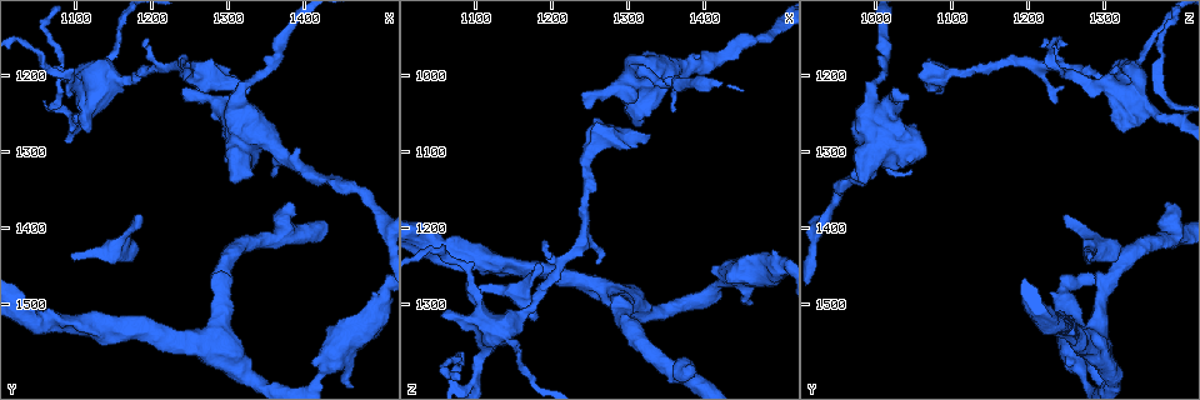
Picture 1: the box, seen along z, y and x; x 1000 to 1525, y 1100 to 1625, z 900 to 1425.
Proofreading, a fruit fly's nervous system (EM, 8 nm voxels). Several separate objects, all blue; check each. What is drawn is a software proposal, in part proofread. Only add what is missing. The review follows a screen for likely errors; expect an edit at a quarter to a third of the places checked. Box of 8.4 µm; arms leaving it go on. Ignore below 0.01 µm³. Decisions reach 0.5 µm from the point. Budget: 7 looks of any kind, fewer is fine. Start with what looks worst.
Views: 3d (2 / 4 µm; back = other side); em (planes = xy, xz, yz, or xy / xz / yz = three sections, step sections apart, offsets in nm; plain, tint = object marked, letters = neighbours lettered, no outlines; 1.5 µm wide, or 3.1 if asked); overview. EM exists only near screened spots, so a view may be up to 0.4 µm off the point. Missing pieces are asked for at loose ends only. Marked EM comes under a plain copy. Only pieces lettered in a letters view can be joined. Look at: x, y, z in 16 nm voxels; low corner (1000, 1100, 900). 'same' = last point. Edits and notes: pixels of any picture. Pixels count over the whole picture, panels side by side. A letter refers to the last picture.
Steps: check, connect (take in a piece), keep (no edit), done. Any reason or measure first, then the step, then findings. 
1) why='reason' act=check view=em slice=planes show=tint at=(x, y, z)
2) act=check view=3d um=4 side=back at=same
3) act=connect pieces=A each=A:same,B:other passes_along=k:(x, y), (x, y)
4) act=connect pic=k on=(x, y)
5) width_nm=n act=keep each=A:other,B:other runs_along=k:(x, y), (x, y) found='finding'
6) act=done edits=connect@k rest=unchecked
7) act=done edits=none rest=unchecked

why='free end' act=check view=3d um=4 at=(1180, 1435, 1315)

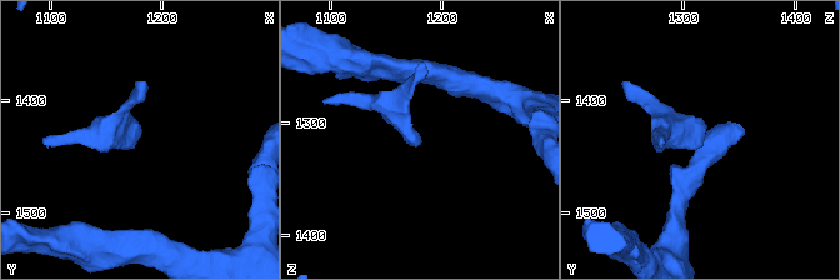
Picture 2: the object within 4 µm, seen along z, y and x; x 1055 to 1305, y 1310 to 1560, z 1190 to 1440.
why='need the tissue' act=check view=em slice=xy step=8 show=tint at=(1178, 1432, 1318)

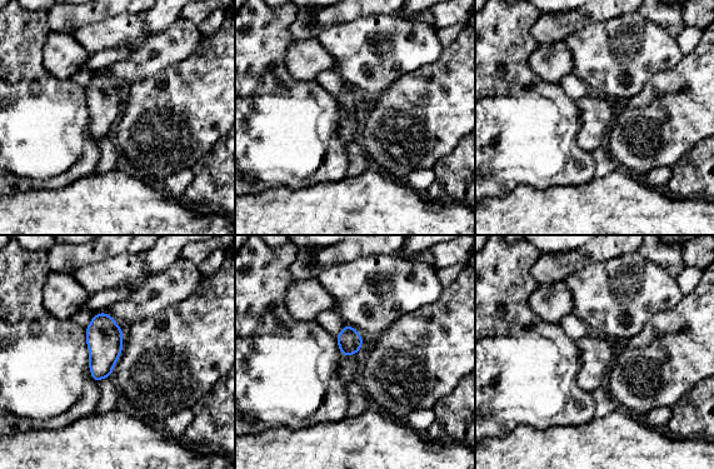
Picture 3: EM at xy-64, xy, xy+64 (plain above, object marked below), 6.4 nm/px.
act=check view=em slice=planes show=letters at=same

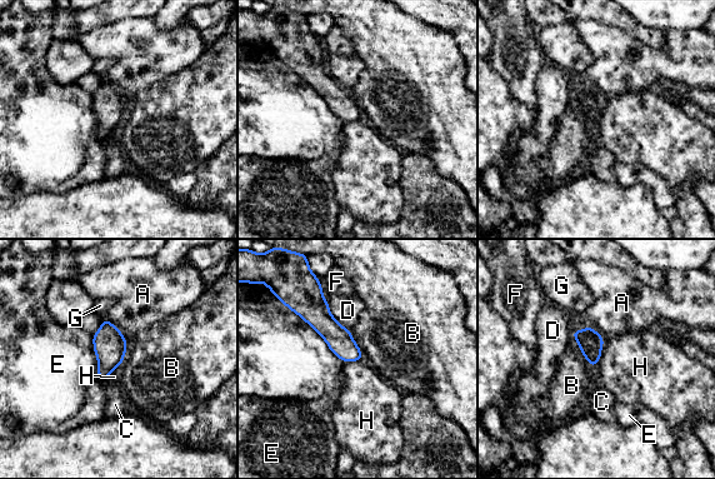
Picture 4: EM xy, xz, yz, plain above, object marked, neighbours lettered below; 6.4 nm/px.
act=keep each=A:other,B:other,C:other,D:other,E:other,F:other,G:other,H:other border=4:(605, 339), (601, 357), (594, 367) found='no lettered piece goes on from it'

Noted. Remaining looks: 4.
why='branch stops here' act=check view=3d um=2 at=(1360, 1325, 1045)

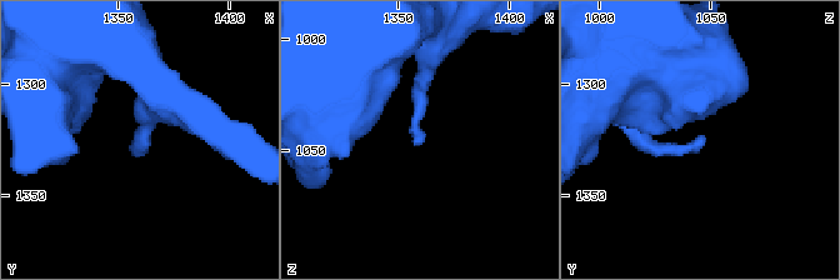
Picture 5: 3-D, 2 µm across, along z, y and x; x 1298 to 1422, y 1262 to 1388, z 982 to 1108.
why='need the tissue' act=check view=em slice=planes show=letters at=(1359, 1323, 1045)

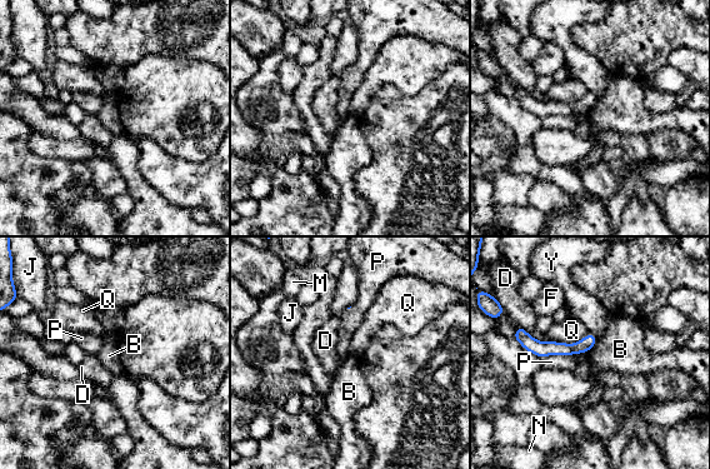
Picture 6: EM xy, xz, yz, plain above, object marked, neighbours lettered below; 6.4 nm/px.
longest_contact=Q:240nm act=keep each=B:other,D:other,F:other,J:other,M:other,N:other,P:other,Q:other,Y:other runs_along=6:(518, 335), (538, 348), (593, 339) found='none of them fits'

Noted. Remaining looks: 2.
act=done edits=none rest=unchecked

